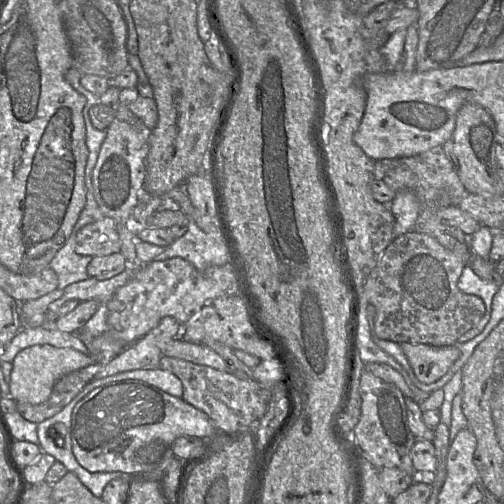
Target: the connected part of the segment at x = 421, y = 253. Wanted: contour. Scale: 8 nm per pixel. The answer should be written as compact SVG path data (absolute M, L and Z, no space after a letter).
M410 231L393 239L364 284L365 297L376 310L376 336L396 343L437 347L456 345L459 338L472 329L485 313L485 304L480 297L463 293L457 286L465 266L466 263L457 255L427 234Z

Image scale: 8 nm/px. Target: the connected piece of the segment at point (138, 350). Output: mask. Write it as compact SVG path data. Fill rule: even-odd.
M172 316L162 318L156 327L103 365L95 379L130 370L159 368L163 344L175 338L183 326Z

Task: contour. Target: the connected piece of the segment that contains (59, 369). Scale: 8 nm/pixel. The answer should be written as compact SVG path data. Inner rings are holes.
M33 345L17 353L12 362L9 389L16 402L41 404L48 400L54 384L64 375L91 365L94 359L72 348L58 348L52 345Z

